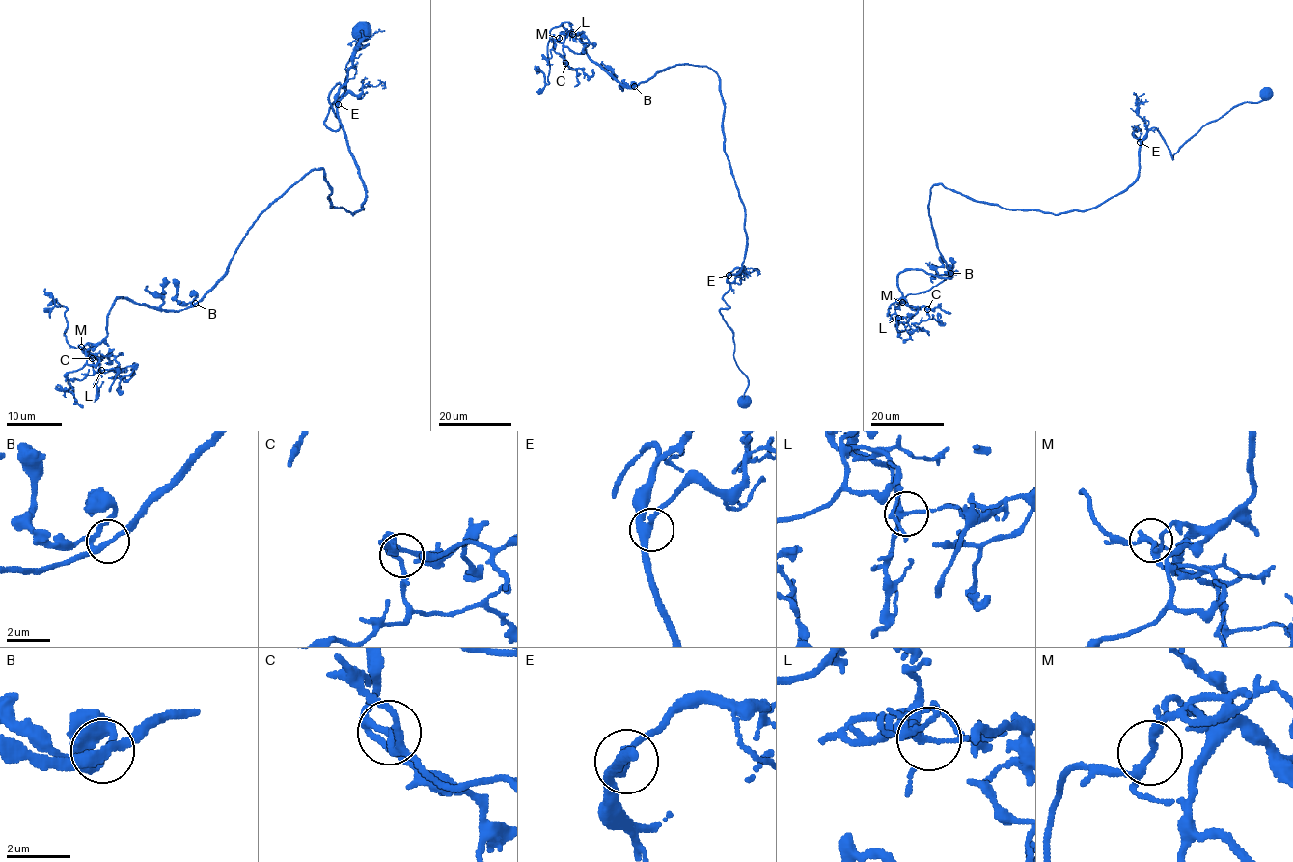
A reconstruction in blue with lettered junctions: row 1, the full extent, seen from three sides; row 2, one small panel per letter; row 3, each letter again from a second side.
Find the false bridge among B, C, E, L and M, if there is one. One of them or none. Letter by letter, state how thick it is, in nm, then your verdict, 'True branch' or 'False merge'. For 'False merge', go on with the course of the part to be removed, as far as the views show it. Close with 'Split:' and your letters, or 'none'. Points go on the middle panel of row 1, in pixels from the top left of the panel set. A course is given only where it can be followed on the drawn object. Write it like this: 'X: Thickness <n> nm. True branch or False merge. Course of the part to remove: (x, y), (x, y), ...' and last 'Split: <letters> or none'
B: Thickness 200 nm. True branch
C: Thickness 160 nm. True branch
E: Thickness 300 nm. True branch
L: Thickness 190 nm. True branch
M: Thickness 200 nm. True branch
Split: none

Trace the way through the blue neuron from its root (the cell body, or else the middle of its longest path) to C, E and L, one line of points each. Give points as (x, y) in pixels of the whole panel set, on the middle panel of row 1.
C: (744, 400), (720, 312), (747, 241), (720, 78), (679, 64), (623, 86), (579, 34), (565, 63)
E: (744, 400), (748, 378), (734, 359), (733, 332), (720, 312), (729, 307), (722, 299), (729, 287), (729, 275)
L: (744, 400), (720, 312), (747, 241), (720, 78), (679, 64), (623, 86), (561, 33), (572, 34)

